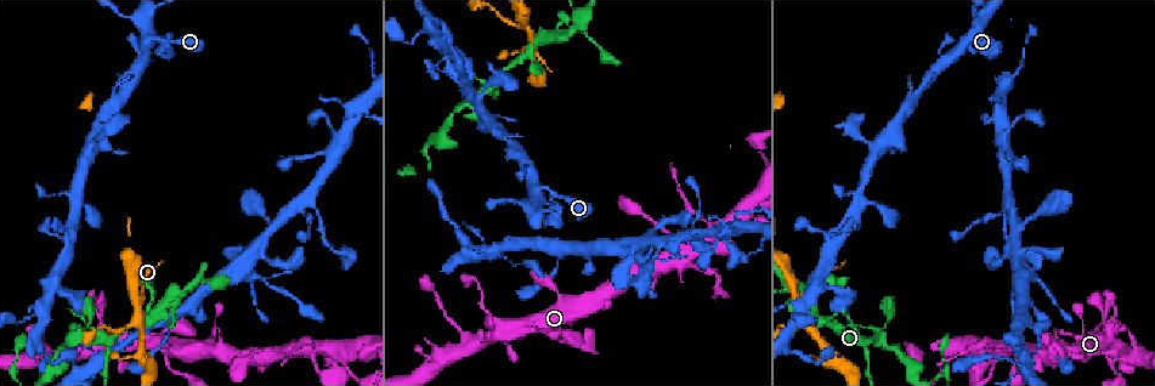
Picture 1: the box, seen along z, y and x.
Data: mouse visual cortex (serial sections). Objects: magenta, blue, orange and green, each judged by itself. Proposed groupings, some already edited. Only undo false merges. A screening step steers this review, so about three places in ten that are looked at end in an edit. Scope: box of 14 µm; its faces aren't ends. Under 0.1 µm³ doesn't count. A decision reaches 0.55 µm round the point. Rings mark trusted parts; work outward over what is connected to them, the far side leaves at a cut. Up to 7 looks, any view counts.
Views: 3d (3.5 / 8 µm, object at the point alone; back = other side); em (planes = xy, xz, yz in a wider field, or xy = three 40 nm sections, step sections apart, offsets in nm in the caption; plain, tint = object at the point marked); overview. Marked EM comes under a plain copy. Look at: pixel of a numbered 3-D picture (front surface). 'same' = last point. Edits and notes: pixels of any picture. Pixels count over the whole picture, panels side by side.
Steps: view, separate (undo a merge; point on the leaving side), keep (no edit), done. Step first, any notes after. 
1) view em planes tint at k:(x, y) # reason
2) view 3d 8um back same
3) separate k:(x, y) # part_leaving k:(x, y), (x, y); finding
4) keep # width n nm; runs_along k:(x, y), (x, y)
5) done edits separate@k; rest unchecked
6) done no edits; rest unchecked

view 3d 8um at 1:(79, 342) # two arms in line, one across

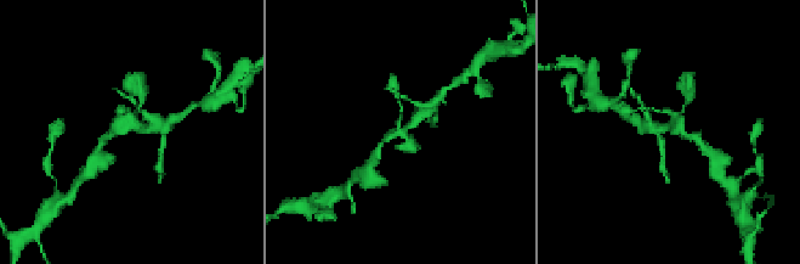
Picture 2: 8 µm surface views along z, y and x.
view 3d 3.5um at 2:(408, 127)

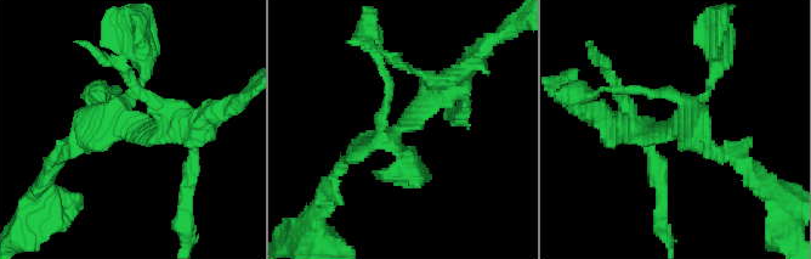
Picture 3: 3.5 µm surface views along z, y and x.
view em planes tint at 3:(126, 131)

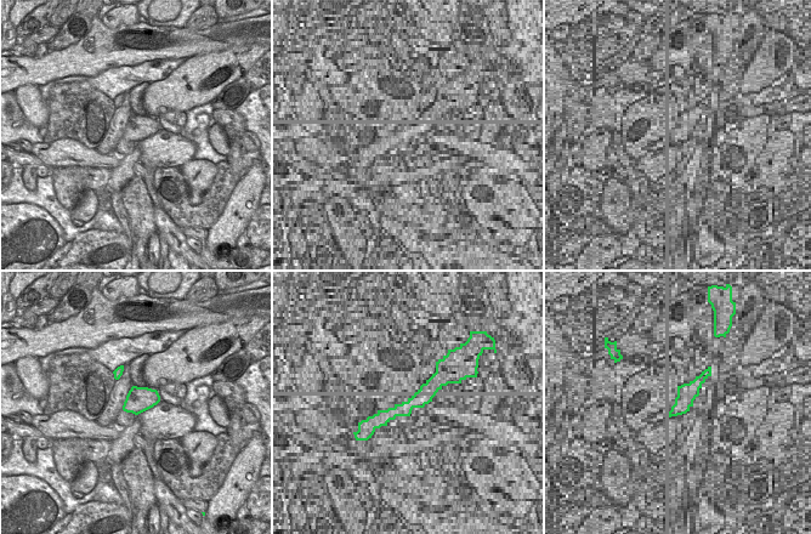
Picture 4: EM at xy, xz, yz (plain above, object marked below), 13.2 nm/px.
keep # runs_along 3:(455, 75), (336, 172); one cell here

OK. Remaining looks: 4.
view 3d 8um at 1:(527, 30) # two arms in line, one across

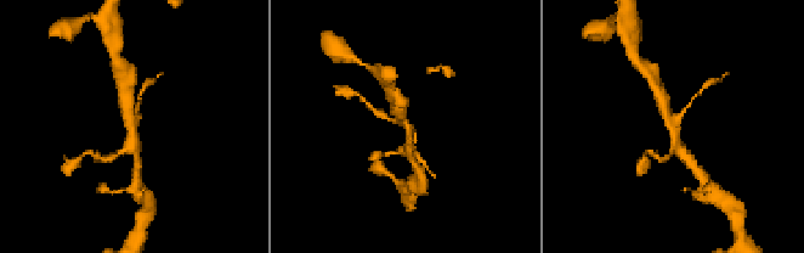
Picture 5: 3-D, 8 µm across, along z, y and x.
view 3d 3.5um at 5:(675, 122) # closer look

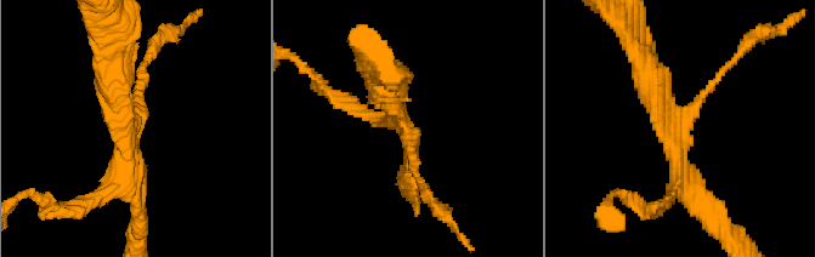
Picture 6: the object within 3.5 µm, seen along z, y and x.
view em xy step 5 tint at 6:(130, 126)

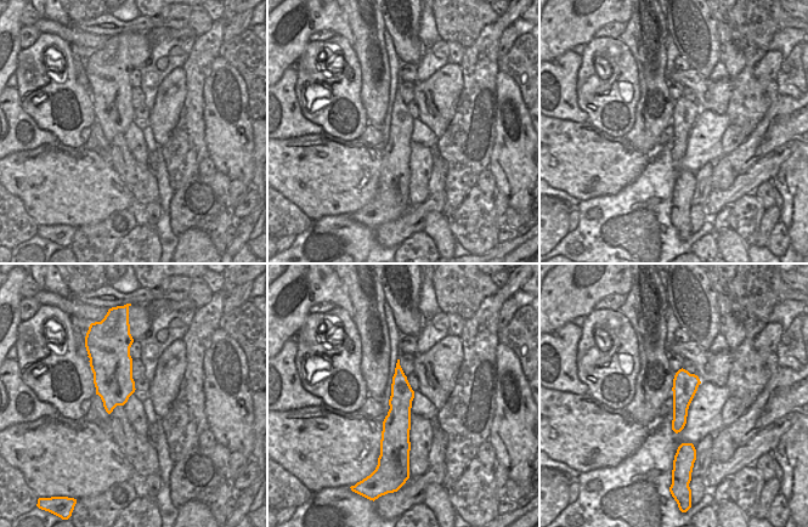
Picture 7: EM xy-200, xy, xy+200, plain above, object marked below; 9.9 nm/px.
keep # runs_along 6:(729, 63), (673, 133), (701, 196); one cell here

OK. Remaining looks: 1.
done no edits; rest unchecked

